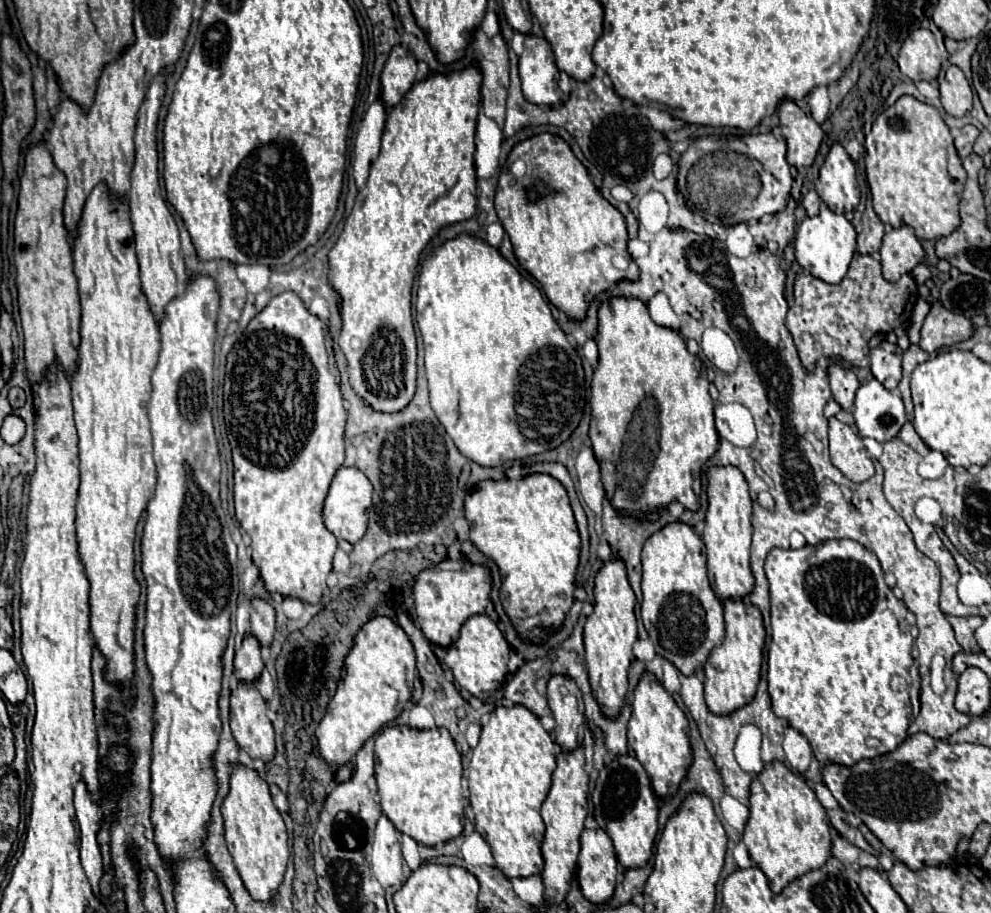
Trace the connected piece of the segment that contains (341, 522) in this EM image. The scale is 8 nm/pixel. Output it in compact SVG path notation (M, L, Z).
M341 467L337 471L337 475L335 475L335 479L331 483L329 495L325 499L325 507L323 507L325 527L337 539L347 539L349 543L357 543L367 531L371 501L373 501L373 485L371 485L369 477L357 467Z

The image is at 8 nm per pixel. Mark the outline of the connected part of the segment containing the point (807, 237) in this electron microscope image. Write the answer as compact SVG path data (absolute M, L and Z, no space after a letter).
M827 205L821 207L817 217L807 217L797 227L795 237L795 259L803 269L807 269L811 275L819 277L825 283L839 283L851 263L851 257L855 253L855 229L853 225L843 217L833 213Z

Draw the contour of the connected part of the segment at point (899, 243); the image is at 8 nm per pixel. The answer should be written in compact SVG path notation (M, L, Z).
M909 225L885 233L879 253L881 253L883 277L891 283L897 281L901 275L911 273L911 269L919 265L925 257L923 247Z

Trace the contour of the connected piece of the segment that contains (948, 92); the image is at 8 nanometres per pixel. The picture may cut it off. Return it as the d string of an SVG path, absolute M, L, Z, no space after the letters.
M951 65L945 73L945 79L939 83L941 91L941 103L947 115L951 117L963 117L971 111L971 87L963 75L963 71L955 65Z

